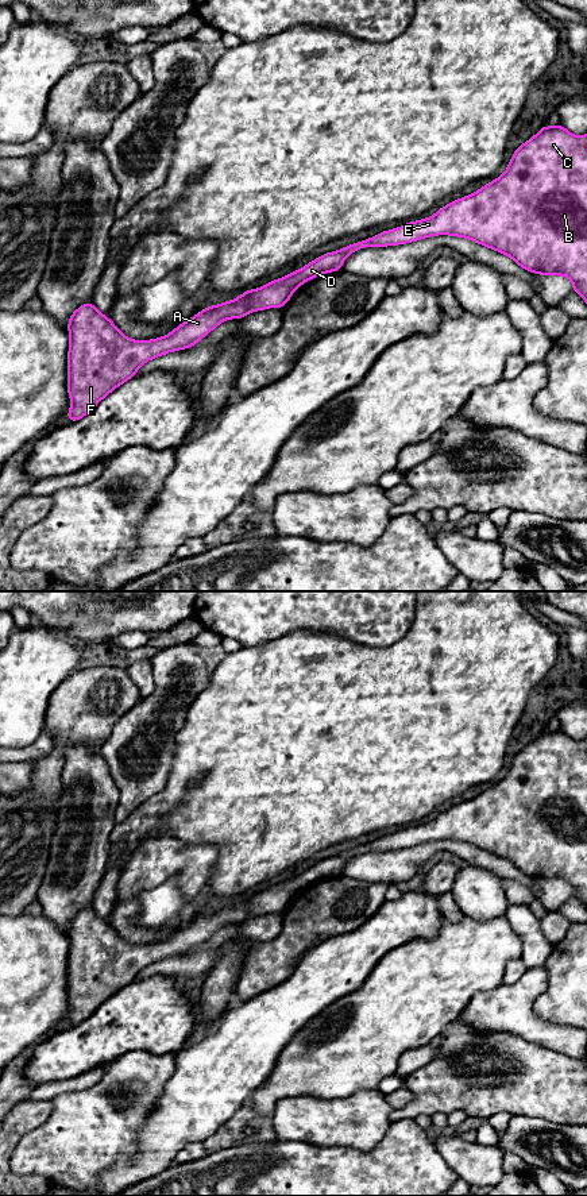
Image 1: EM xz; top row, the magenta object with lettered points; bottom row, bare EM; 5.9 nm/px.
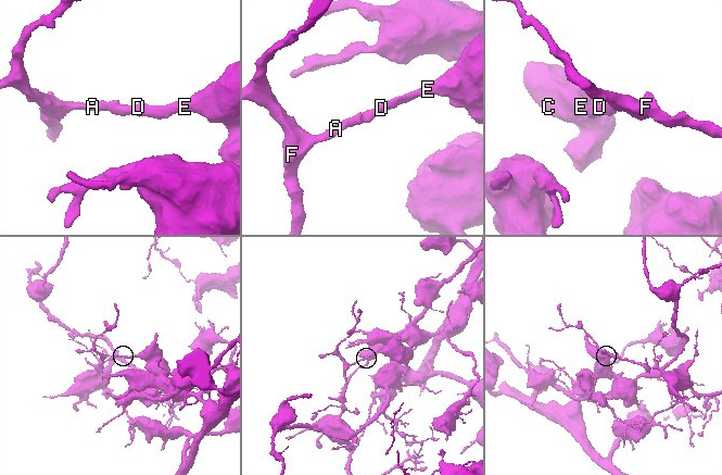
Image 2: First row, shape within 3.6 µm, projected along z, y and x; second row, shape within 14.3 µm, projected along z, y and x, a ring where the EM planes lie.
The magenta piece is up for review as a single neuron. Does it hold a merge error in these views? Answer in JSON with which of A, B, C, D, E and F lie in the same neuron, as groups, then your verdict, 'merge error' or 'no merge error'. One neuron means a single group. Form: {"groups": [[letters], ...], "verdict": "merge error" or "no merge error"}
{"groups": [["A", "F"], ["B", "C", "D", "E"]], "verdict": "merge error"}

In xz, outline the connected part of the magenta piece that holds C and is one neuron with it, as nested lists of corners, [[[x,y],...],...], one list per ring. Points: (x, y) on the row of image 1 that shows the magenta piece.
[[[561,124],[544,126],[533,138],[513,154],[506,171],[475,193],[452,201],[433,216],[356,242],[335,252],[327,252],[300,270],[271,281],[259,289],[251,289],[248,313],[267,308],[283,308],[293,292],[302,283],[324,273],[341,270],[344,259],[364,247],[385,247],[417,242],[436,235],[471,239],[484,247],[510,256],[526,271],[541,275],[564,275],[571,279],[574,292],[587,302],[587,134],[576,136]]]

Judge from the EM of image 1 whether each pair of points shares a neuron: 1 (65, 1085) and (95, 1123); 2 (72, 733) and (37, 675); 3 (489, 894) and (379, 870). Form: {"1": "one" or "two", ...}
{"1": "two", "2": "two", "3": "two"}

